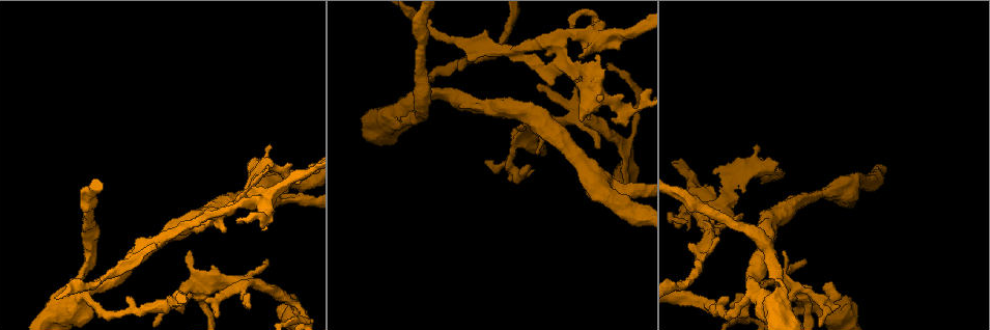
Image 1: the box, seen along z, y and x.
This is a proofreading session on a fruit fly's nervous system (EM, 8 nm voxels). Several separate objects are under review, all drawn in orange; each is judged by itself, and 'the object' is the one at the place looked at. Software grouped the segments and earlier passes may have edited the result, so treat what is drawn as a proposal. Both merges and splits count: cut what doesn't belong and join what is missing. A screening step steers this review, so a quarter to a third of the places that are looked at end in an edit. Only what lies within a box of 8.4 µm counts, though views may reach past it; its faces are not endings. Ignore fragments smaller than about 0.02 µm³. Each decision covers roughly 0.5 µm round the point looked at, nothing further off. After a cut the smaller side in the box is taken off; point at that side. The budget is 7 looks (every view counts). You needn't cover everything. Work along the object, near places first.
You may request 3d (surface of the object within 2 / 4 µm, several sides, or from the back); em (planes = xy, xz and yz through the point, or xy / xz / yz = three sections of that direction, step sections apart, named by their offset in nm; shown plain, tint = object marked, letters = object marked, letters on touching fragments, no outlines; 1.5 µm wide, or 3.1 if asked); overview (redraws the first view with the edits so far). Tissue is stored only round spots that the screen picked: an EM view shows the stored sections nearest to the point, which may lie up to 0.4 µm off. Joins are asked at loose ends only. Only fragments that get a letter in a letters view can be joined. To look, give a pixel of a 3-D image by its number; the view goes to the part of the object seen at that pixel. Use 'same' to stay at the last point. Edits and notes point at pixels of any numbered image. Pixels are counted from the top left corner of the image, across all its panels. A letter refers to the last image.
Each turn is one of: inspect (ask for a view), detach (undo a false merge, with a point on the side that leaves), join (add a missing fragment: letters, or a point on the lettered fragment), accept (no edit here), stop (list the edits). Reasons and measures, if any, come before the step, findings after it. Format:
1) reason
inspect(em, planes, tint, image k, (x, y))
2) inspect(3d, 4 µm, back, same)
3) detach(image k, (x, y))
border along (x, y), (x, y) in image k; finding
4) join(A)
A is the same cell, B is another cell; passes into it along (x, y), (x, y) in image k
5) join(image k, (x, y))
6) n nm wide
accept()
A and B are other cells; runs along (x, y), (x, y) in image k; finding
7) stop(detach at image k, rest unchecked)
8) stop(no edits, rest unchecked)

branch point
inspect(3d, 2 µm, image 1, (255, 284))

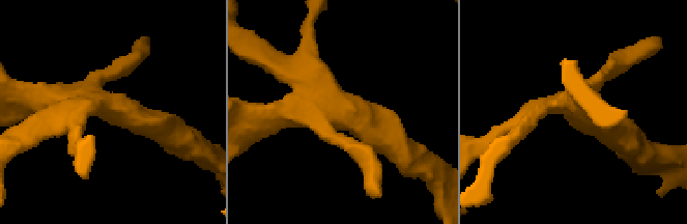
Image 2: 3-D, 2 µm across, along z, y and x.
shape alone is not enough
inspect(em, xy, step 4, tint, image 2, (340, 112))

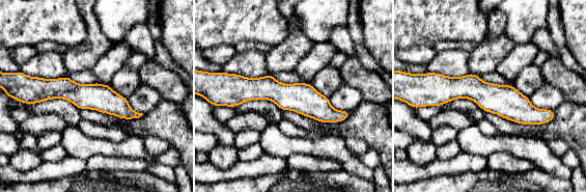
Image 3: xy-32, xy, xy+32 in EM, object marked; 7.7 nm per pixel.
inspect(em, planes, letters, same)

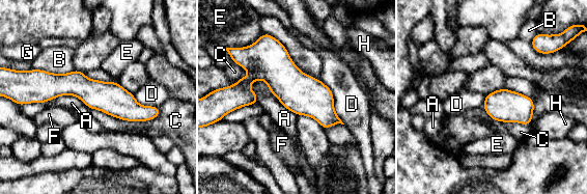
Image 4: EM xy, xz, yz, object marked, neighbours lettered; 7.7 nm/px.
accept()
A, B, C, D, E, F, G and H are other cells; runs along (35, 90), (157, 111) in image 4; all the same neuron

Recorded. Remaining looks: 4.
abrupt turn
inspect(em, yz, step 8, tint, image 1, (231, 208))

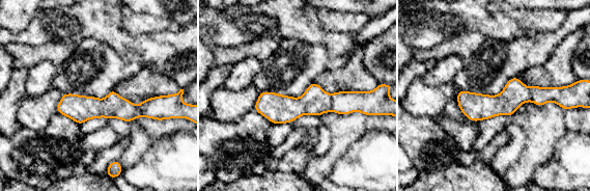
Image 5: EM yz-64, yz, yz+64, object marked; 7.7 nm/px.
what lies round it
inspect(em, yz, step 8, letters, same)

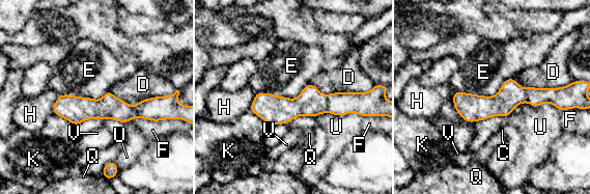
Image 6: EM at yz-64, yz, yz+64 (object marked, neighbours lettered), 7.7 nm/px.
130 nm wide
detach(image 6, (339, 104))
C, D, E, F, H, K, Q, U and V are other cells; border along (327, 95), (328, 111) in image 6; two neurons meet here

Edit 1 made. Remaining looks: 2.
thin arm on a thick one
inspect(em, planes, letters, image 1, (79, 299))

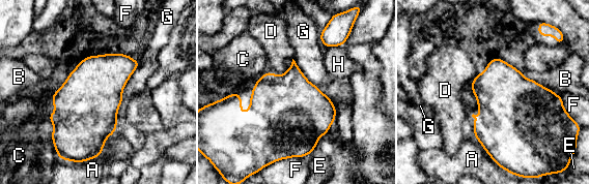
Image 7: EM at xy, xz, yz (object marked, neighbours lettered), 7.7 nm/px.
accept()
A, B, C, D, E, F, G and H are other cells; border along (140, 61), (122, 91), (122, 98) in image 7; all the same neuron

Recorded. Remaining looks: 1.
stop(detach at image 6, rest unchecked)

